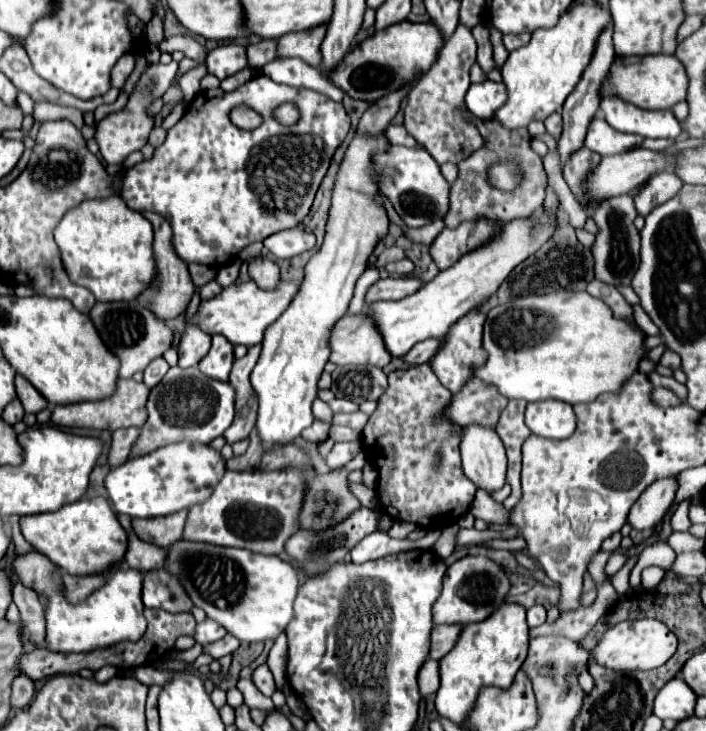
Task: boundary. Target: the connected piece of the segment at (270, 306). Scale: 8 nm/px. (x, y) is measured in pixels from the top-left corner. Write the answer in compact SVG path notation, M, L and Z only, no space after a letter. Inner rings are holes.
M252 280L246 284L232 284L224 288L218 296L204 300L196 312L196 316L190 320L192 324L198 324L208 334L222 334L230 340L230 344L242 344L242 346L256 346L262 342L264 328L270 326L278 316L288 308L292 302L296 290L300 288L300 282L292 280L280 280L274 290L262 290Z

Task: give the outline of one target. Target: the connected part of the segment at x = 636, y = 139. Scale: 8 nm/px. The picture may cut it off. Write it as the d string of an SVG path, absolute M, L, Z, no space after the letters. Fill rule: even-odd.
M596 116L588 128L584 146L590 148L592 152L598 152L600 156L616 156L616 154L624 154L632 148L642 146L642 142L644 142L642 136L616 132L614 128L606 124L602 116Z

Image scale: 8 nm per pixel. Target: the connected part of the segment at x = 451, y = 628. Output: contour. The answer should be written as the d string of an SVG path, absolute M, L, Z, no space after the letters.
M438 624L438 626L434 626L430 658L442 660L442 656L446 656L456 646L462 628L464 628L462 624Z

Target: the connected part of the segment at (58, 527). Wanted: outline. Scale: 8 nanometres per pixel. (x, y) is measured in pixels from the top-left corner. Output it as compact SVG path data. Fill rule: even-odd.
M82 498L72 504L64 504L58 514L34 514L22 516L20 528L24 538L40 552L44 552L56 566L68 574L98 574L112 562L124 558L128 536L118 522L116 512L108 504L108 498Z

